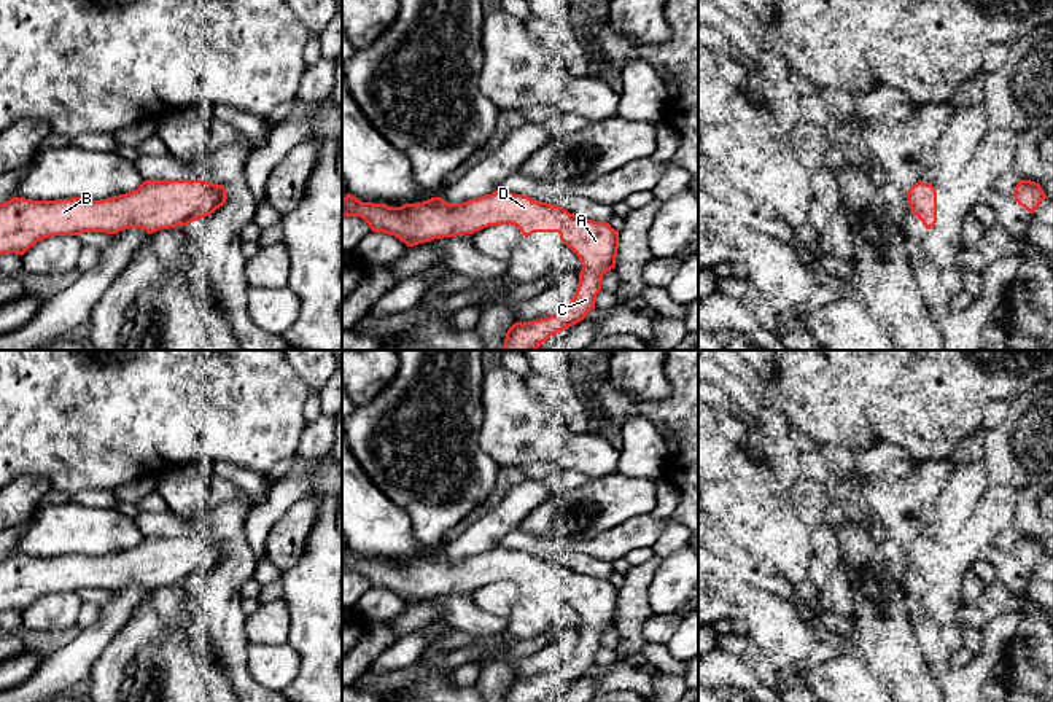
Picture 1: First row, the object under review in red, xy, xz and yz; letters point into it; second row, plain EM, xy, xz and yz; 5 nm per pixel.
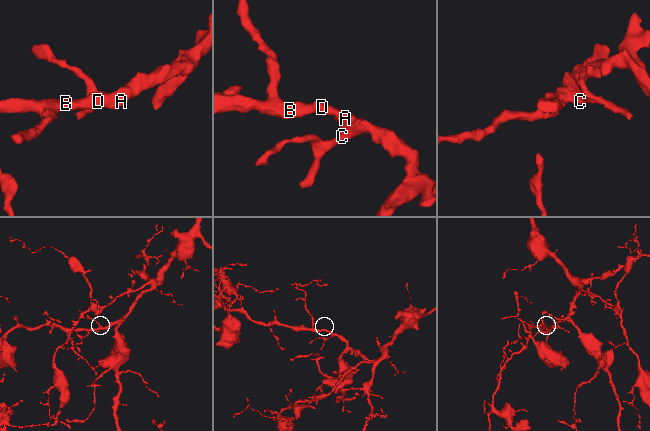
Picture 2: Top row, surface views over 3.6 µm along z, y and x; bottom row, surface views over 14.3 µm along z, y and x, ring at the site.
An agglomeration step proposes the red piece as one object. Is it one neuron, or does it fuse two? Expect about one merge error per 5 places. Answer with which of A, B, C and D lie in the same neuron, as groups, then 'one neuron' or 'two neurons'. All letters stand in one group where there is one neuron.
A B C D; one neuron

